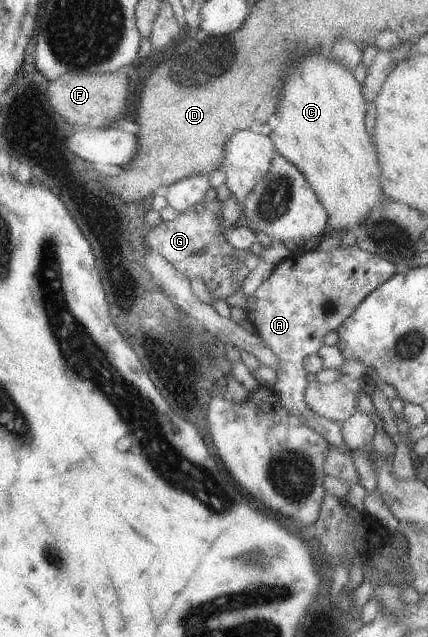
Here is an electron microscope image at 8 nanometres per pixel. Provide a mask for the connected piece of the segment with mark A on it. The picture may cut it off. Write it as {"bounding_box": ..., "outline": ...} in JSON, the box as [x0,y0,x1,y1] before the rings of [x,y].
{"bounding_box":[245,244,398,451],"outline":[[[356,244],[352,246],[338,246],[330,252],[321,252],[318,249],[292,252],[283,258],[272,270],[266,280],[247,298],[245,305],[246,320],[253,326],[259,340],[279,361],[279,370],[273,388],[279,395],[279,402],[283,408],[300,418],[300,421],[312,431],[318,432],[324,441],[338,451],[348,450],[341,436],[341,424],[325,417],[316,415],[303,402],[303,393],[307,386],[306,373],[302,362],[306,356],[316,353],[323,346],[323,337],[336,331],[344,320],[361,304],[361,301],[374,290],[390,279],[398,271],[396,264],[383,257],[361,250]]]}

